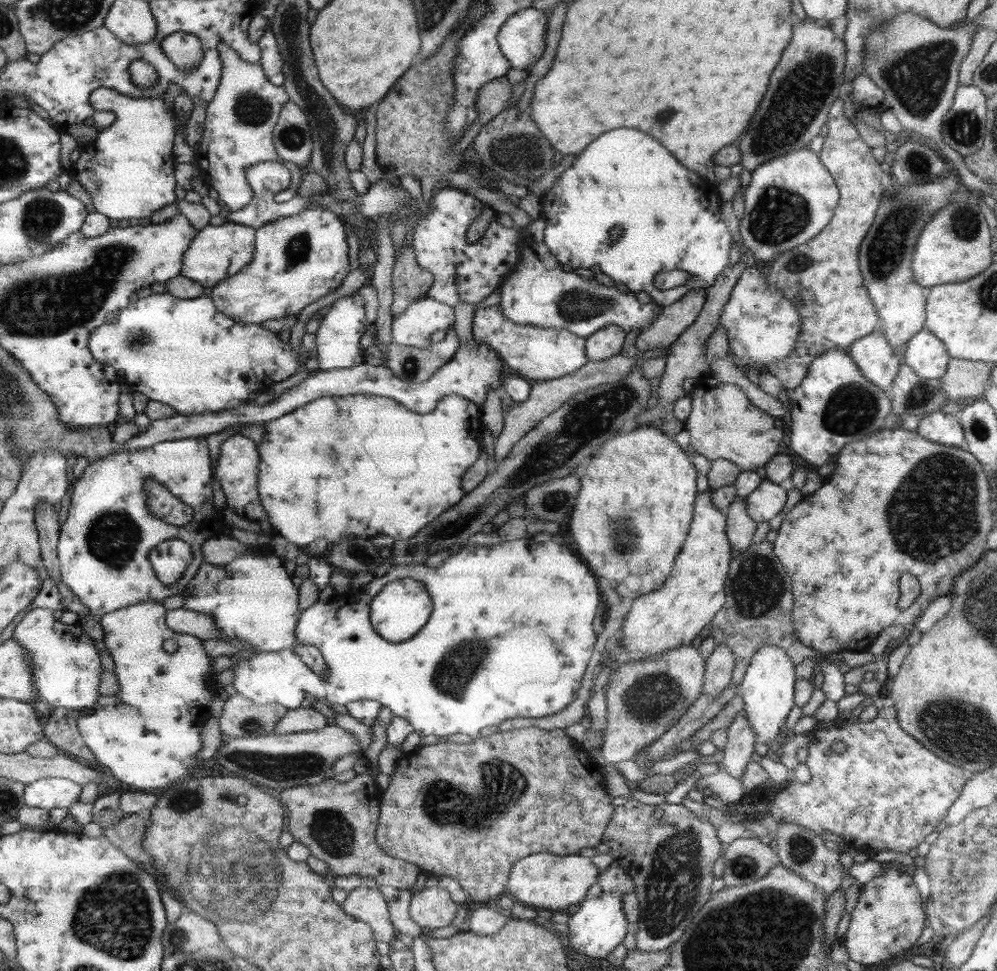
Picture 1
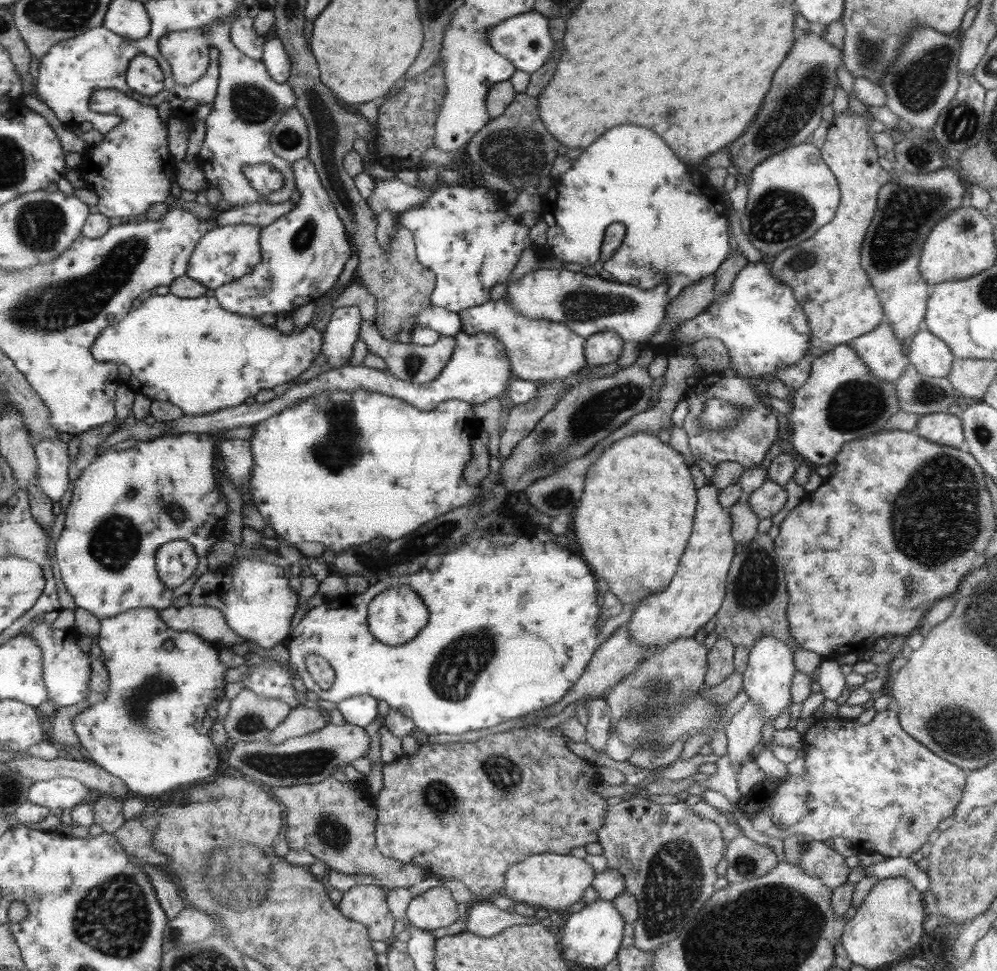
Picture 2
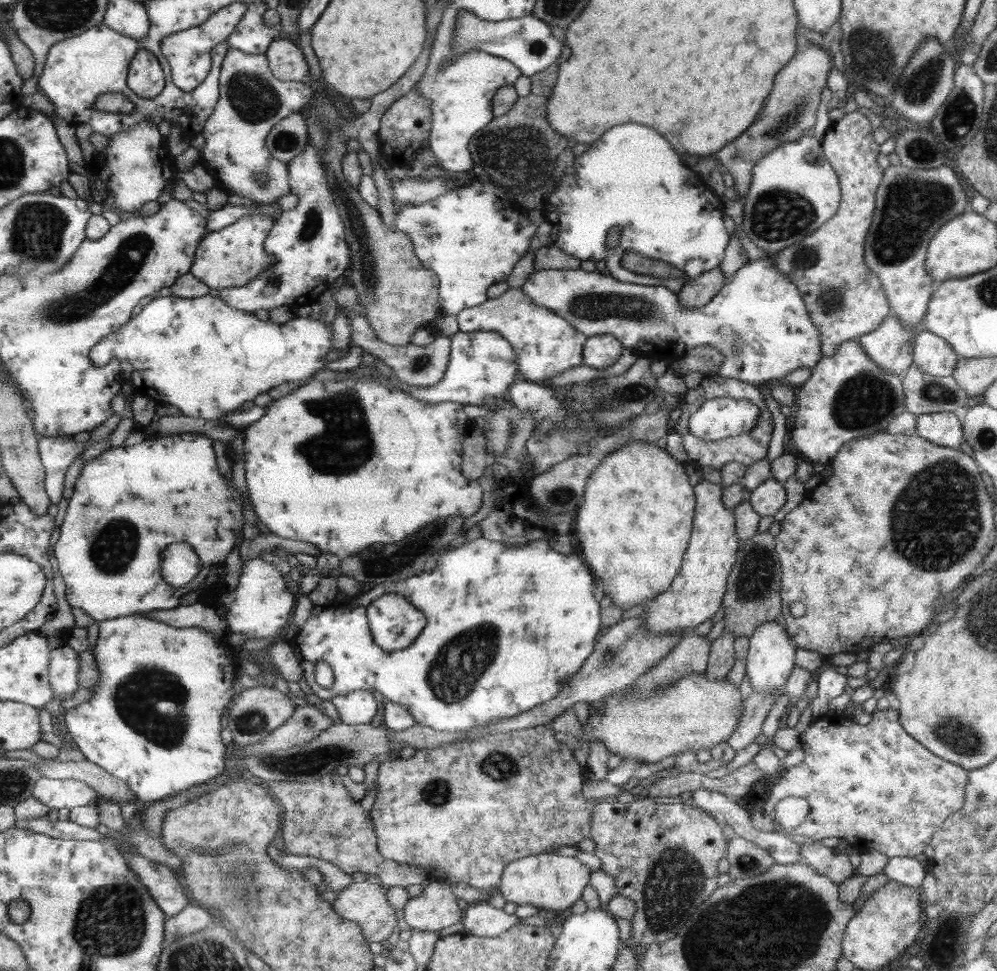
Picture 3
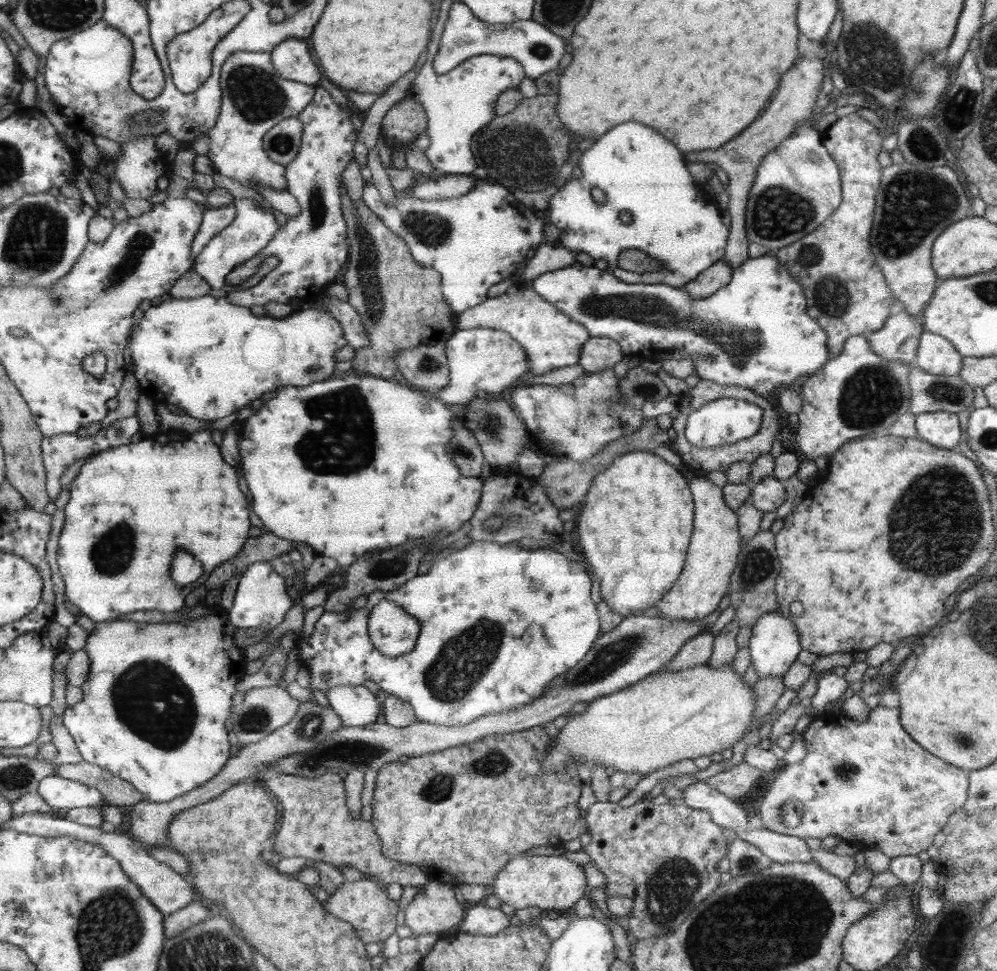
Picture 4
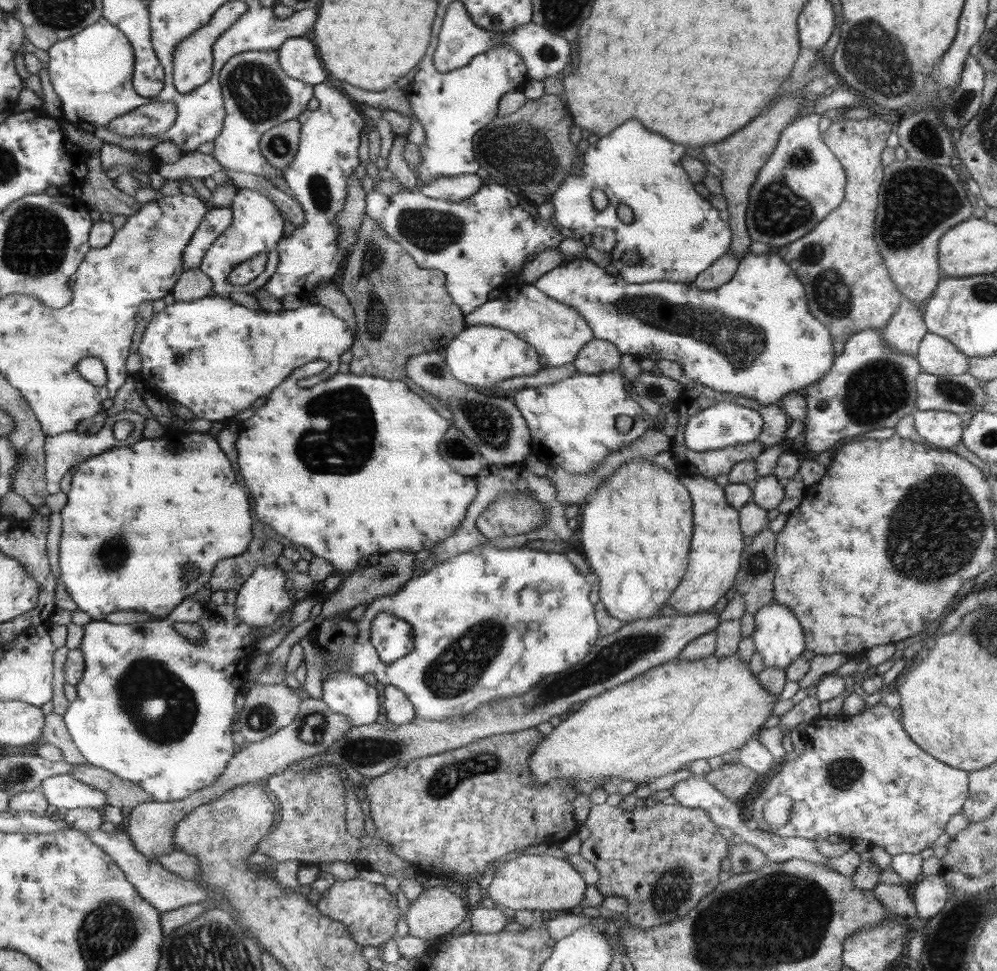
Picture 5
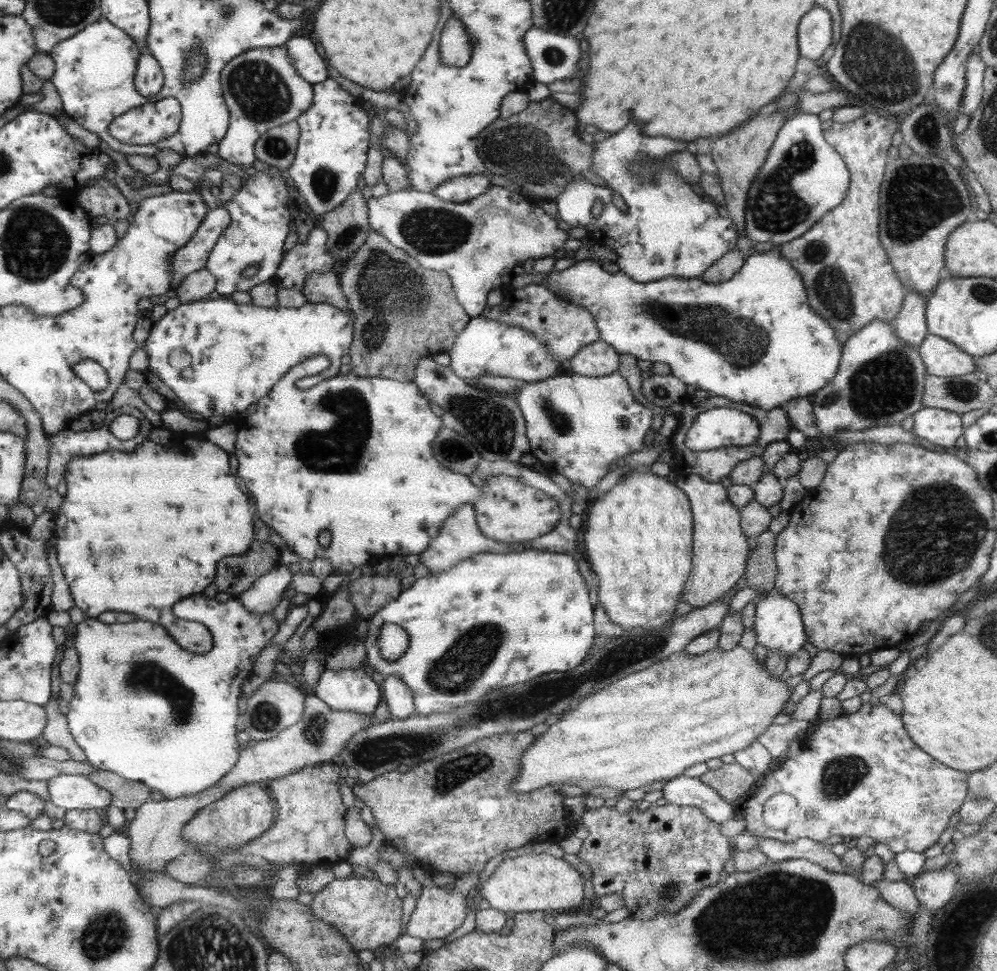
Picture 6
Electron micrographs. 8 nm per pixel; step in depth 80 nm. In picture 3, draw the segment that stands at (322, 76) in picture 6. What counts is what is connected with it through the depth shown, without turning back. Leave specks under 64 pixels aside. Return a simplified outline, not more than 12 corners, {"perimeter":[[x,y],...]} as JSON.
{"perimeter":[[270,44],[264,56],[281,81],[311,82],[299,45]]}

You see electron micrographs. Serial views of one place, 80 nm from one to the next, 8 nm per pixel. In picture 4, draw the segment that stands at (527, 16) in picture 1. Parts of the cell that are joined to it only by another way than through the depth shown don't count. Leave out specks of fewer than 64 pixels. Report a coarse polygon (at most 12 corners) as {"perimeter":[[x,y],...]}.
{"perimeter":[[454,2],[433,60],[446,74],[500,55],[536,79],[566,44],[531,18],[488,24]]}

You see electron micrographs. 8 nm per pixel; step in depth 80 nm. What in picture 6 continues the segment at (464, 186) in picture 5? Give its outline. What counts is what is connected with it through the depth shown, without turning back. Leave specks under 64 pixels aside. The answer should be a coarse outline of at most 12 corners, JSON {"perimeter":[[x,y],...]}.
{"perimeter":[[486,173],[443,182],[432,193],[448,202],[466,202],[491,185]]}

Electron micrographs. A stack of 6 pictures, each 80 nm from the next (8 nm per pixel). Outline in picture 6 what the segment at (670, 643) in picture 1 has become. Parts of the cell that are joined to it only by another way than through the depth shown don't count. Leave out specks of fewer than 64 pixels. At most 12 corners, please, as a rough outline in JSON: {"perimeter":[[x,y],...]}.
{"perimeter":[[697,474],[675,485],[693,515],[692,570],[679,602],[722,599],[752,540],[727,488]]}

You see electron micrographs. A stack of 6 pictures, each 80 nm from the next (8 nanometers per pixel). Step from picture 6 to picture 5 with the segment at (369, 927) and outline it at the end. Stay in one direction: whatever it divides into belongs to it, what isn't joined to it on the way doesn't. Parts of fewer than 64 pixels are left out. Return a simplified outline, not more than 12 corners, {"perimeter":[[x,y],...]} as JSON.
{"perimeter":[[336,880],[318,910],[360,946],[396,937],[400,909],[383,884]]}

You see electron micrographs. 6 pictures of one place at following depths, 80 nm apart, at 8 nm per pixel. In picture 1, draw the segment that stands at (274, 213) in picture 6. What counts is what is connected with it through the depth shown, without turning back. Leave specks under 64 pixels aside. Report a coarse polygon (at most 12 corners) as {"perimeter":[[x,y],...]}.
{"perimeter":[[206,225],[180,275],[203,289],[250,265],[256,229]]}

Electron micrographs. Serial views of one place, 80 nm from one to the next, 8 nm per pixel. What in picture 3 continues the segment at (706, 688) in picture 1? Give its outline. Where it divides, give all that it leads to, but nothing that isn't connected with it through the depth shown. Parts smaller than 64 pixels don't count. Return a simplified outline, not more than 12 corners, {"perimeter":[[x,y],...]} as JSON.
{"perimeter":[[723,633],[711,642],[709,679],[727,676],[735,663],[735,638]]}

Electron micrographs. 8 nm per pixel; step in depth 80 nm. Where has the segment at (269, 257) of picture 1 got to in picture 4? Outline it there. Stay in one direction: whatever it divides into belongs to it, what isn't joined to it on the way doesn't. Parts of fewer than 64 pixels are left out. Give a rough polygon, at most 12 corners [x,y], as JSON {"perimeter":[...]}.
{"perimeter":[[319,85],[285,167],[301,211],[266,250],[279,264],[242,308],[310,303],[348,262],[341,174],[351,112]]}

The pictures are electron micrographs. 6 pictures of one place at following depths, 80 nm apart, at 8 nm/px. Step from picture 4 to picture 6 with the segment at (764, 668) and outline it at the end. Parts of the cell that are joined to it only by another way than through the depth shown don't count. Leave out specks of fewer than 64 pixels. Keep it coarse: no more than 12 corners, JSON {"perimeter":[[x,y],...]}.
{"perimeter":[[776,592],[755,605],[757,642],[790,658],[807,641],[795,602]]}

